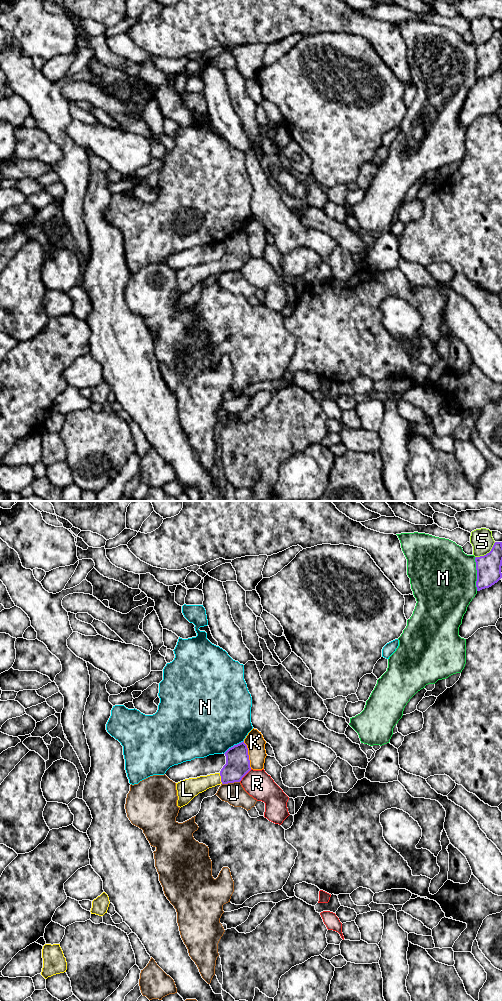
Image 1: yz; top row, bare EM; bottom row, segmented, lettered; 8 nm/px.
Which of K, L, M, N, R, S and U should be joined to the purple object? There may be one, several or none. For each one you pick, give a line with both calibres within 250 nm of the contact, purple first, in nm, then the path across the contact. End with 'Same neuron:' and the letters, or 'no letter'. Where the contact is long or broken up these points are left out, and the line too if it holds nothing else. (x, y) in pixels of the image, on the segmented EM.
L: Thickness 190 nm (purple) against 150 nm. Path across: yz (237, 765), (221, 778), (192, 787)
Same neuron: L

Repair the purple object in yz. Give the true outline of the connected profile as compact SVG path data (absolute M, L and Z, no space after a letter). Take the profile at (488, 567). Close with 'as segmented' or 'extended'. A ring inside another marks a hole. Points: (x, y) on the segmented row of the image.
M495 542L491 551L475 557L477 570L477 591L489 588L502 578L502 542Z; as segmented

